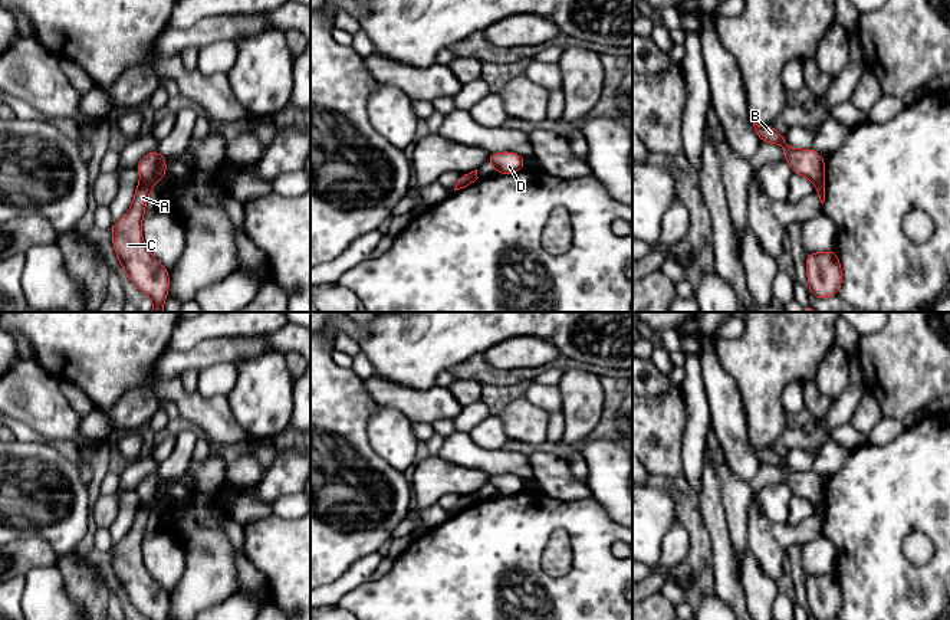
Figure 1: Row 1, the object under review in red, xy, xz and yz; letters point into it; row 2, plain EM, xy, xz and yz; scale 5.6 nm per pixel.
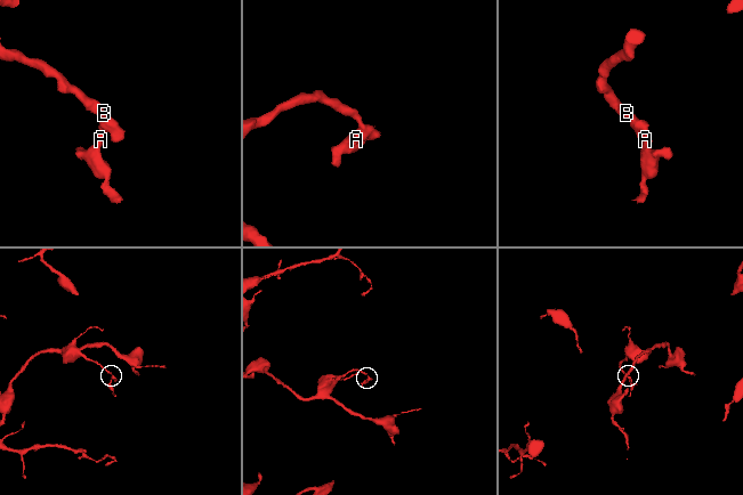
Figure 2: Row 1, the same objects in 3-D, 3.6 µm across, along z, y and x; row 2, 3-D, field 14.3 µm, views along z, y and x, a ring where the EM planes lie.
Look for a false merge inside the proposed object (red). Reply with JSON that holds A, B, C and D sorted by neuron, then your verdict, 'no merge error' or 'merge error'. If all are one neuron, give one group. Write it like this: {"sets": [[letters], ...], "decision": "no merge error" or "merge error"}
{"sets": [["A", "C"], ["B", "D"]], "decision": "merge error"}

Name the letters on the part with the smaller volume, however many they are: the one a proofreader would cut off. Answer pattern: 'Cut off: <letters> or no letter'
Cut off: A, C

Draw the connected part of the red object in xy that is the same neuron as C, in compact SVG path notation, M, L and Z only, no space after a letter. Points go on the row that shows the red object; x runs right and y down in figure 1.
M139 181L134 201L125 216L114 222L112 246L129 281L147 293L154 308L151 312L164 312L162 305L168 298L170 272L147 249L141 222L145 217L145 204L152 190L151 183Z

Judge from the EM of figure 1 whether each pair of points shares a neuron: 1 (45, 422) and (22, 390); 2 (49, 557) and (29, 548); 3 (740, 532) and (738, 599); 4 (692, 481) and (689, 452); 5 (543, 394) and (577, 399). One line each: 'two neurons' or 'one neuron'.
1: one neuron
2: one neuron
3: two neurons
4: one neuron
5: two neurons

